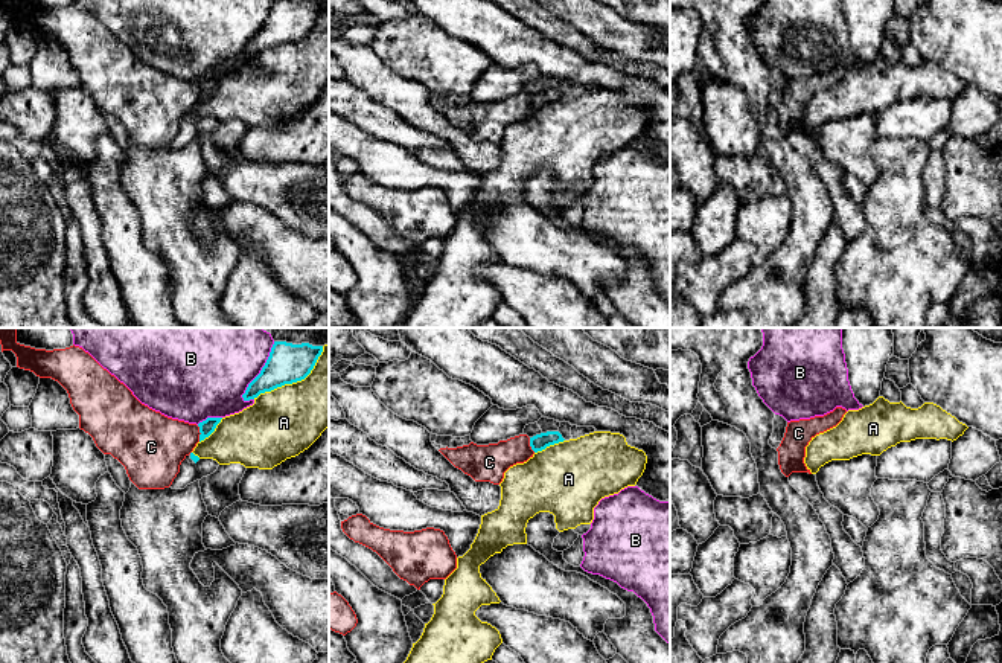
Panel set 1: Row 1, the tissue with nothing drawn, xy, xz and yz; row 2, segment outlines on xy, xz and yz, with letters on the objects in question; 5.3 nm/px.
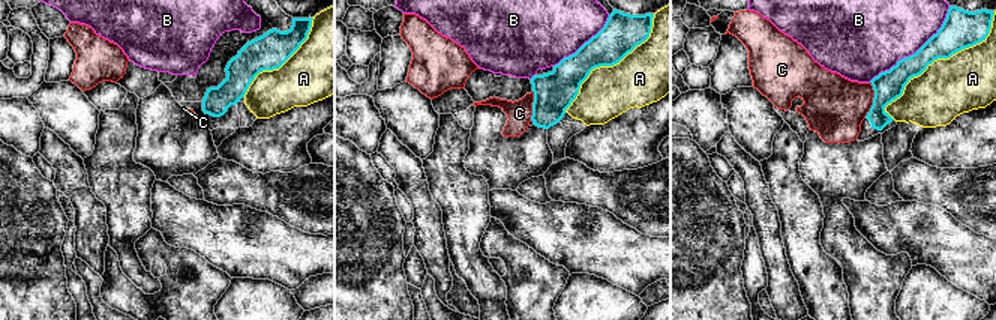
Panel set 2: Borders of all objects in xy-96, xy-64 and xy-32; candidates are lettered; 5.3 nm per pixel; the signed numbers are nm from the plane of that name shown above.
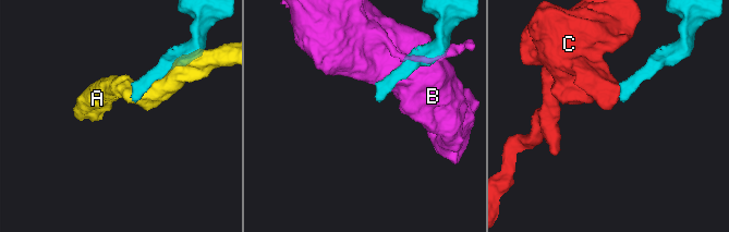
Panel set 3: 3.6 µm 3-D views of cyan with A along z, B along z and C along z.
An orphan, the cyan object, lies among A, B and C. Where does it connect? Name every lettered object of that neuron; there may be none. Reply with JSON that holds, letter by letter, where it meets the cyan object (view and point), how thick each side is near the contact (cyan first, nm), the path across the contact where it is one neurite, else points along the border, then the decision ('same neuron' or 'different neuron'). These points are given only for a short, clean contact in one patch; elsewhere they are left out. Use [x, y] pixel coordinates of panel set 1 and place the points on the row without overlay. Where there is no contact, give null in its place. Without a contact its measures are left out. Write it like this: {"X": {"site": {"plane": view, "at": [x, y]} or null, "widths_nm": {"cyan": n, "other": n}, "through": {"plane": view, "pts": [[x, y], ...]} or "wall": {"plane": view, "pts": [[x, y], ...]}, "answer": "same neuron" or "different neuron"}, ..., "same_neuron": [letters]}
{"A": {"site": {"plane": "xy", "at": [294, 40]}, "widths_nm": {"cyan": 220, "other": 360}, "answer": "different neuron"}, "B": {"site": {"plane": "xy", "at": [261, 31]}, "widths_nm": {"cyan": 220, "other": 360}, "answer": "different neuron"}, "C": {"site": {"plane": "xy", "at": [200, 90]}, "widths_nm": {"cyan": 80, "other": 320}, "wall": {"plane": "xy", "pts": [[197, 84], [200, 99]]}, "answer": "different neuron"}, "same_neuron": []}

